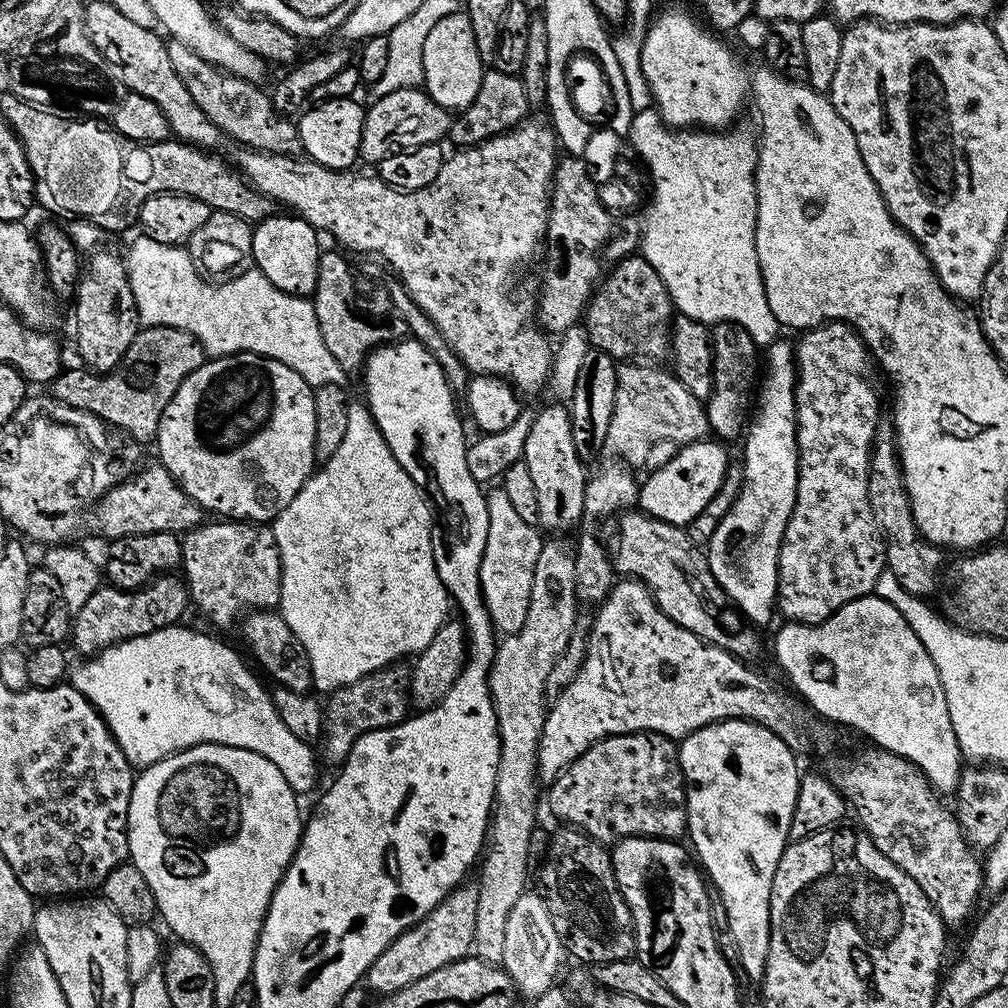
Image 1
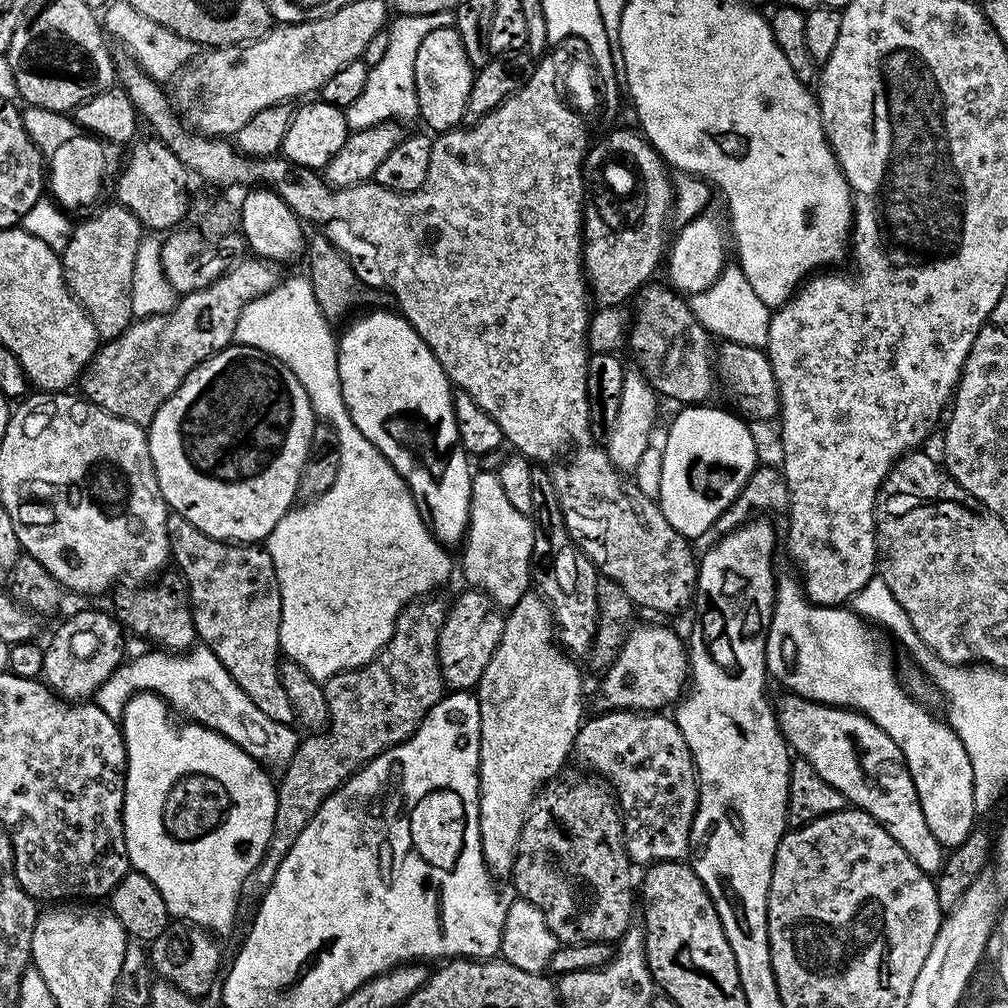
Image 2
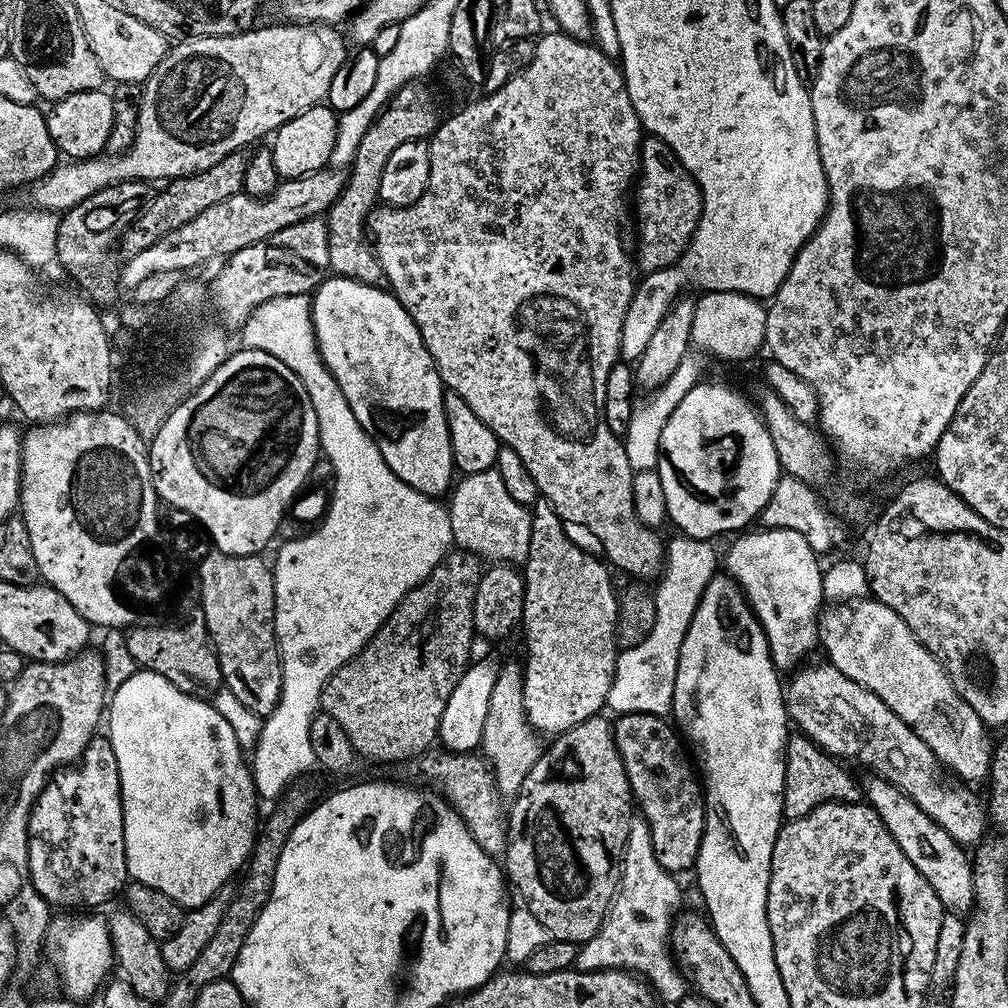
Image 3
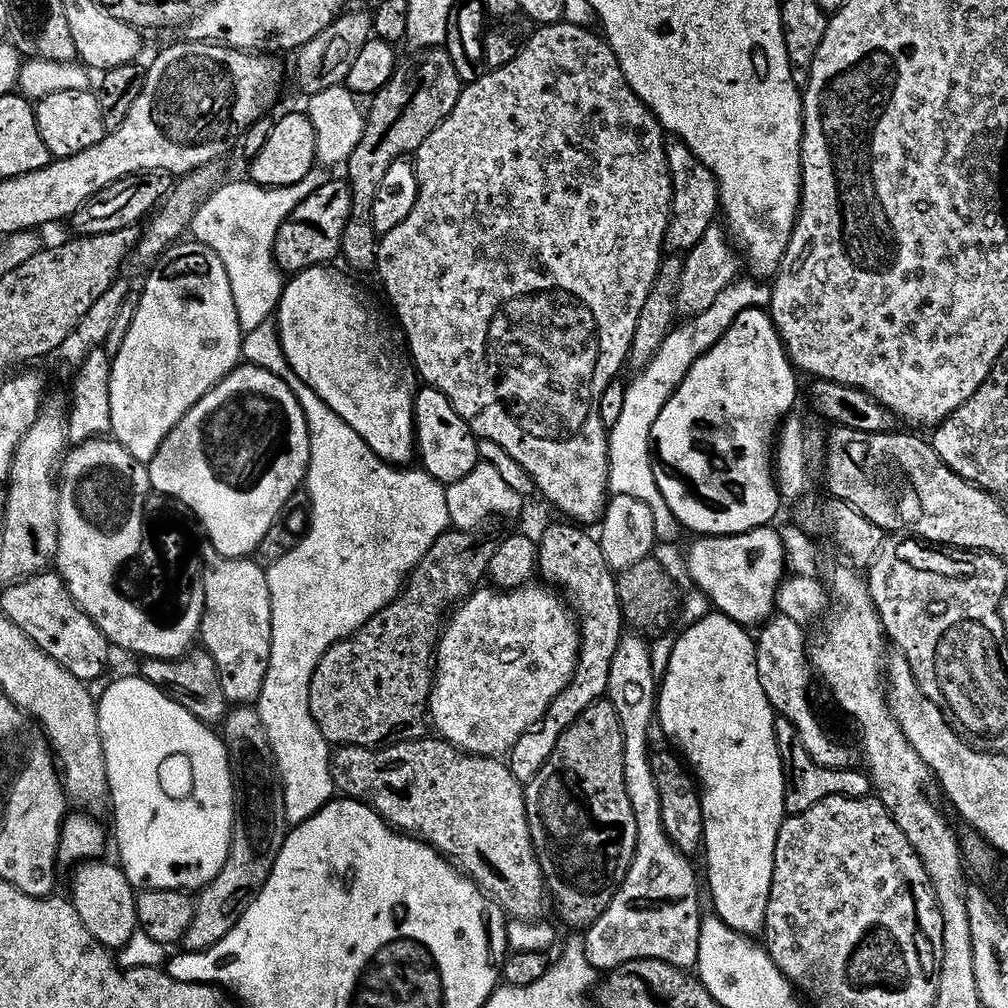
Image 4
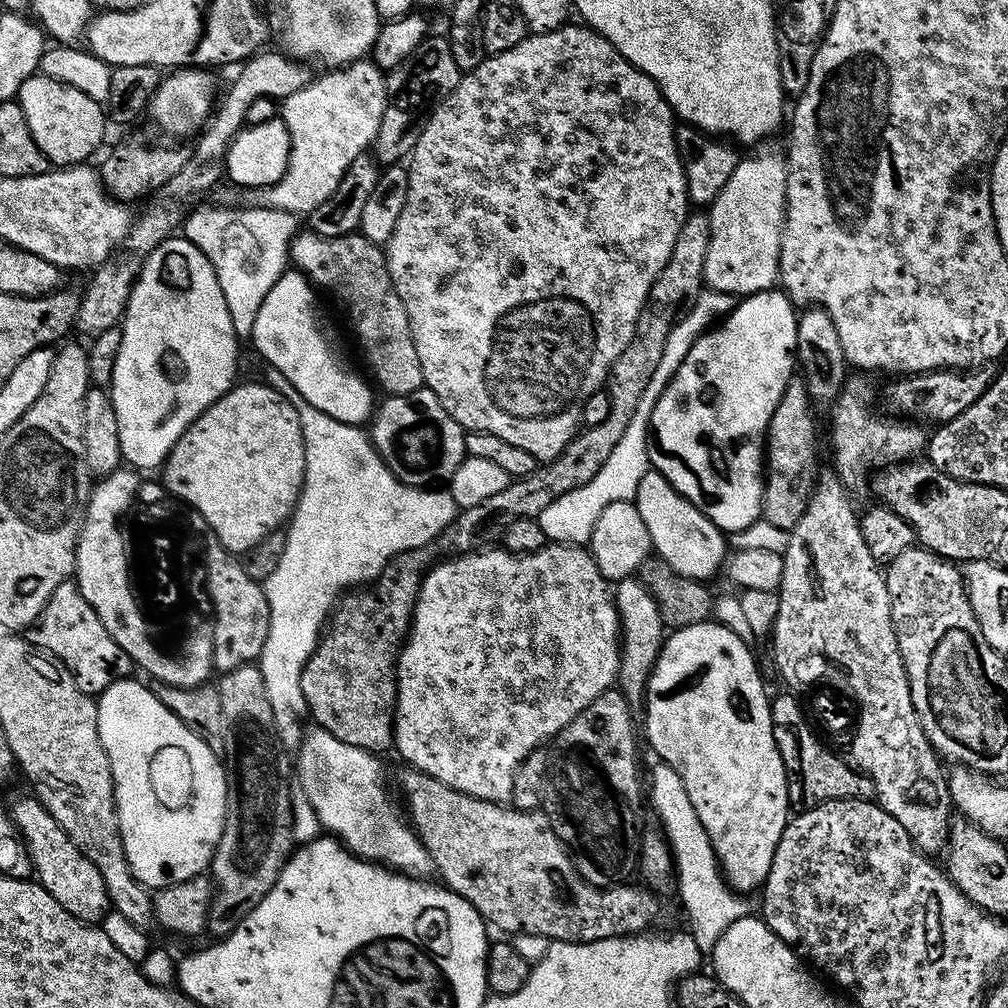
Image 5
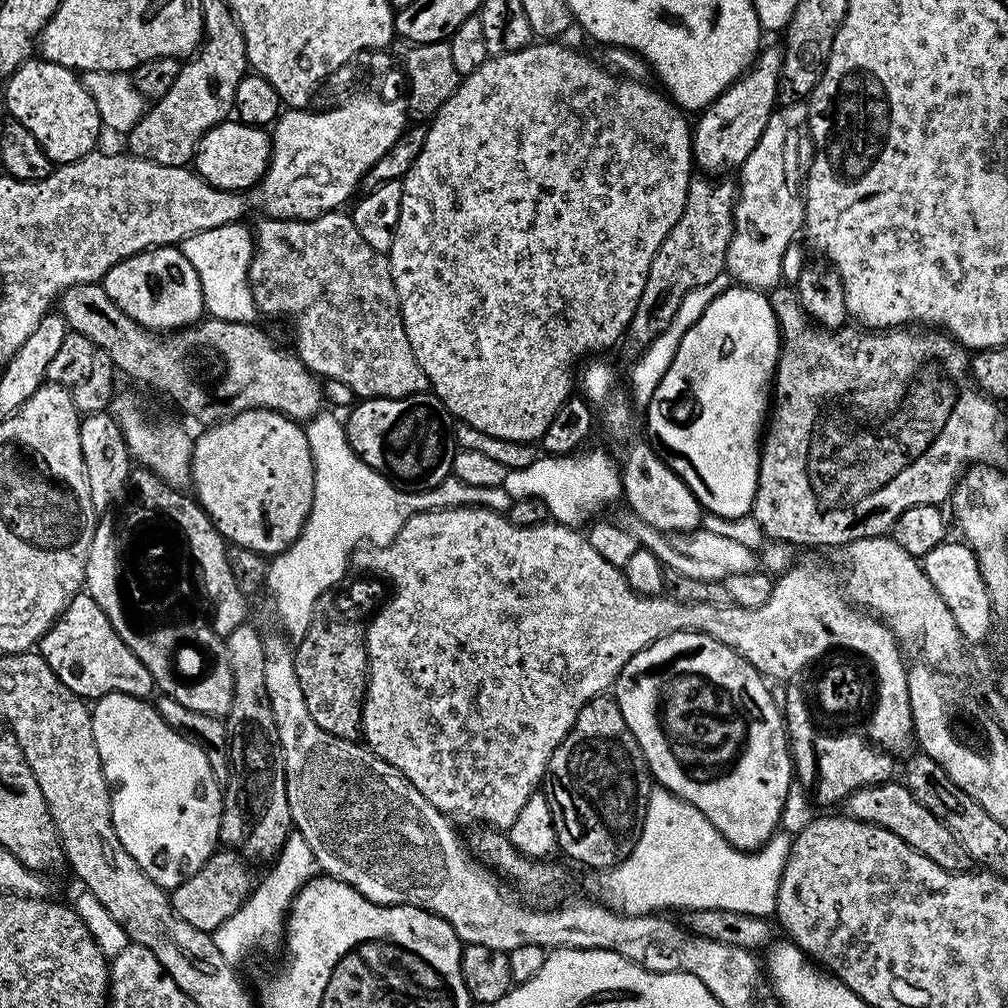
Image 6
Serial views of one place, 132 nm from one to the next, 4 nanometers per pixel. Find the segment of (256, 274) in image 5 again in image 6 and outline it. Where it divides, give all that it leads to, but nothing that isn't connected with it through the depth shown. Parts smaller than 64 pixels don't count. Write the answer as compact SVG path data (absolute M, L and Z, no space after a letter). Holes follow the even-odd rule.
M237 222L234 224L227 224L226 226L214 226L214 230L206 230L205 232L199 232L194 234L190 238L186 238L182 245L182 251L184 257L190 262L190 266L194 266L194 270L198 270L198 282L202 282L202 294L204 295L204 306L207 315L214 320L225 320L226 322L242 322L243 324L251 324L258 316L258 309L254 302L254 294L252 293L252 285L248 282L248 271L252 265L252 254L254 251L254 232L251 227L247 228L247 223Z

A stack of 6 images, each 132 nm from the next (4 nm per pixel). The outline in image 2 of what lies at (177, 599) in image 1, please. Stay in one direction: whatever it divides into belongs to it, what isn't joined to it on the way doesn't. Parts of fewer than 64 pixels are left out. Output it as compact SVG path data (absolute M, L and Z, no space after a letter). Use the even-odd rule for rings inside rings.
M76 612L69 620L62 621L48 644L43 645L43 683L69 702L84 702L95 697L96 691L112 677L125 659L125 629L119 619L109 612Z

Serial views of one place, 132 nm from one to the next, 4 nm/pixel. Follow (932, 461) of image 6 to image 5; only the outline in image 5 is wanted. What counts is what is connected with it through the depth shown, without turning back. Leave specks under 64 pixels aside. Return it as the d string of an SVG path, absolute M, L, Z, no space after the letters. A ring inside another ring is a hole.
M860 374L852 375L845 379L844 388L830 408L832 460L836 463L835 471L843 480L845 488L849 490L855 489L854 486L859 480L867 481L871 468L883 470L889 464L902 464L919 457L925 451L929 437L929 433L919 423L893 418L888 414L879 416L872 409L872 388L864 381L867 379ZM793 378L786 386L768 423L766 437L766 475L764 478L763 519L776 528L790 530L802 518L812 489L818 479L816 468L816 420L812 417L813 401L804 381Z

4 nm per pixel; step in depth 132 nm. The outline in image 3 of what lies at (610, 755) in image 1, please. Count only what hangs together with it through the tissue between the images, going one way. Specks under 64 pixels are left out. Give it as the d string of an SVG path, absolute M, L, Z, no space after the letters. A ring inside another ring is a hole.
M652 713L617 715L614 720L614 731L616 745L626 770L626 778L632 787L632 799L639 815L640 812L644 815L641 817L650 830L650 838L658 862L667 872L673 874L681 874L680 872L686 871L687 868L688 871L695 869L704 833L704 790L697 769L694 764L694 769L692 769L692 764L688 761L687 754L684 753L685 741L681 739L677 729L665 717L655 716Z

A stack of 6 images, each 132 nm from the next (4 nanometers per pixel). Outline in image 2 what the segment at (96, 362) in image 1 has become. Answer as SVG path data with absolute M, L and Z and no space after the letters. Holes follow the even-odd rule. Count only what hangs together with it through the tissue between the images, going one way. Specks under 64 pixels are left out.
M118 202L111 203L73 227L72 237L62 253L64 280L72 297L82 305L90 322L94 322L94 330L101 341L120 336L122 330L132 325L134 258L138 258L142 239L140 223L132 211Z

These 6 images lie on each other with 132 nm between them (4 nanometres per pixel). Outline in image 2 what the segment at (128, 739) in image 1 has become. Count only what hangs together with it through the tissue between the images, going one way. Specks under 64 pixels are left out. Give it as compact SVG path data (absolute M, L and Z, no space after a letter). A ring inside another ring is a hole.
M193 646L179 654L167 650L151 651L137 660L129 659L121 663L112 677L96 691L95 703L106 710L110 718L119 721L129 698L137 692L155 692L181 717L220 732L269 769L283 770L290 758L294 758L298 743L297 729L282 722L274 722L274 718L266 718L266 714L262 714L262 710L258 710L258 706L246 698L242 686L230 678L226 666L218 662L211 650Z

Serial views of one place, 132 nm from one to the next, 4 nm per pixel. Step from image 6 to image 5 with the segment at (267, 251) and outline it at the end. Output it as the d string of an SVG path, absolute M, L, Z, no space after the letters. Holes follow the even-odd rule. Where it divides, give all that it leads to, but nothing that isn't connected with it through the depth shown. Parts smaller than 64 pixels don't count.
M311 230L303 232L292 238L291 263L317 289L333 292L344 303L348 320L360 339L364 360L372 371L371 379L394 396L405 396L423 388L422 362L418 362L418 350L414 350L406 306L402 306L402 298L398 298L388 273L385 249L359 234L321 236Z

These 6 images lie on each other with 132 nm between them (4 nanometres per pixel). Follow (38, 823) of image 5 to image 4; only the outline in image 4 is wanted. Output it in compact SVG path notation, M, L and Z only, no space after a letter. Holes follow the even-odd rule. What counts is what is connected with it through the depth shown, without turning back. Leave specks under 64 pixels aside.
M93 858L81 863L72 876L72 893L70 899L82 926L94 934L99 944L109 950L119 950L138 928L136 923L136 892L126 878L119 863L103 864L100 858Z

